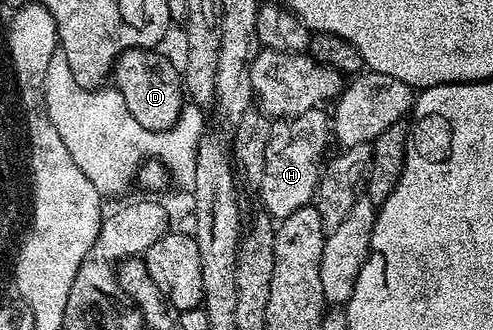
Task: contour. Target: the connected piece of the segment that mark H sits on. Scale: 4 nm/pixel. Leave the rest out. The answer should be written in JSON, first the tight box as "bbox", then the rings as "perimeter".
{"bbox":[259,108,331,220],"perimeter":[[[318,108],[295,116],[277,120],[270,125],[267,136],[267,160],[263,180],[259,187],[264,213],[274,220],[286,218],[303,206],[314,201],[317,180],[321,177],[321,152],[325,141],[331,138],[331,122],[326,111]]]}

